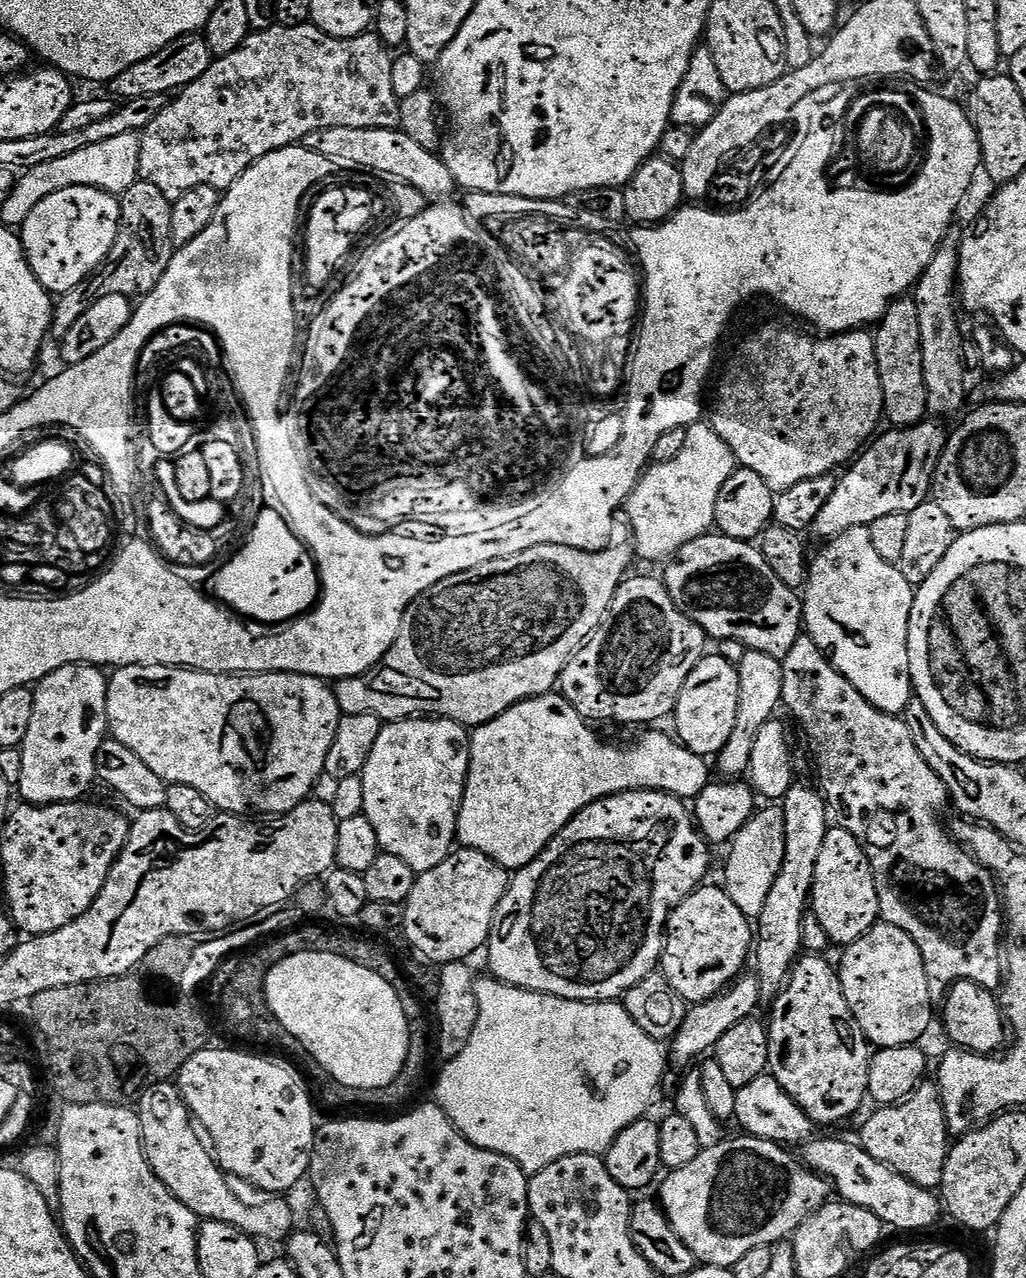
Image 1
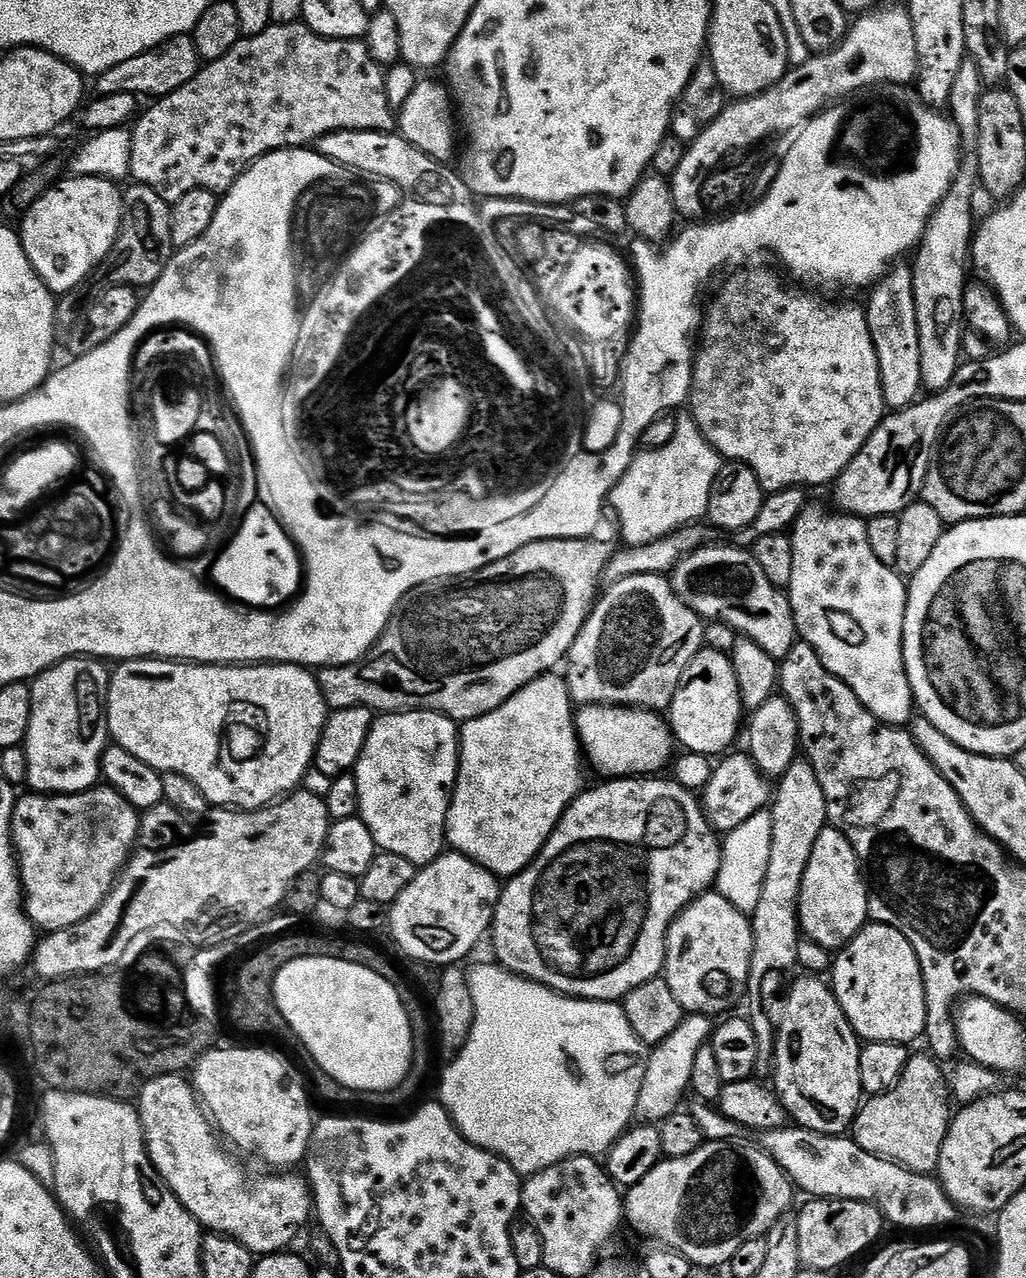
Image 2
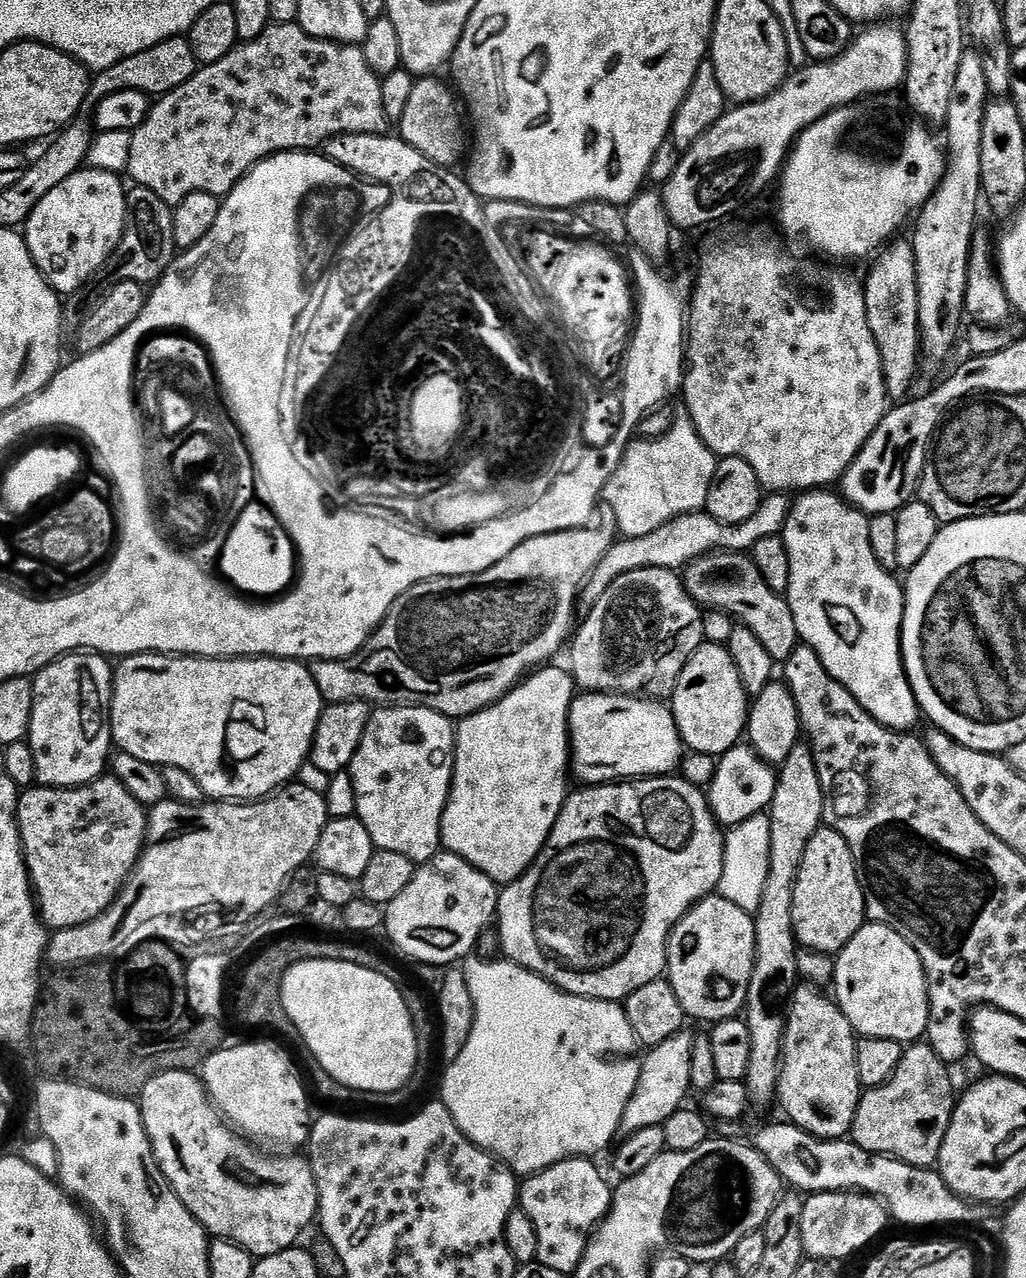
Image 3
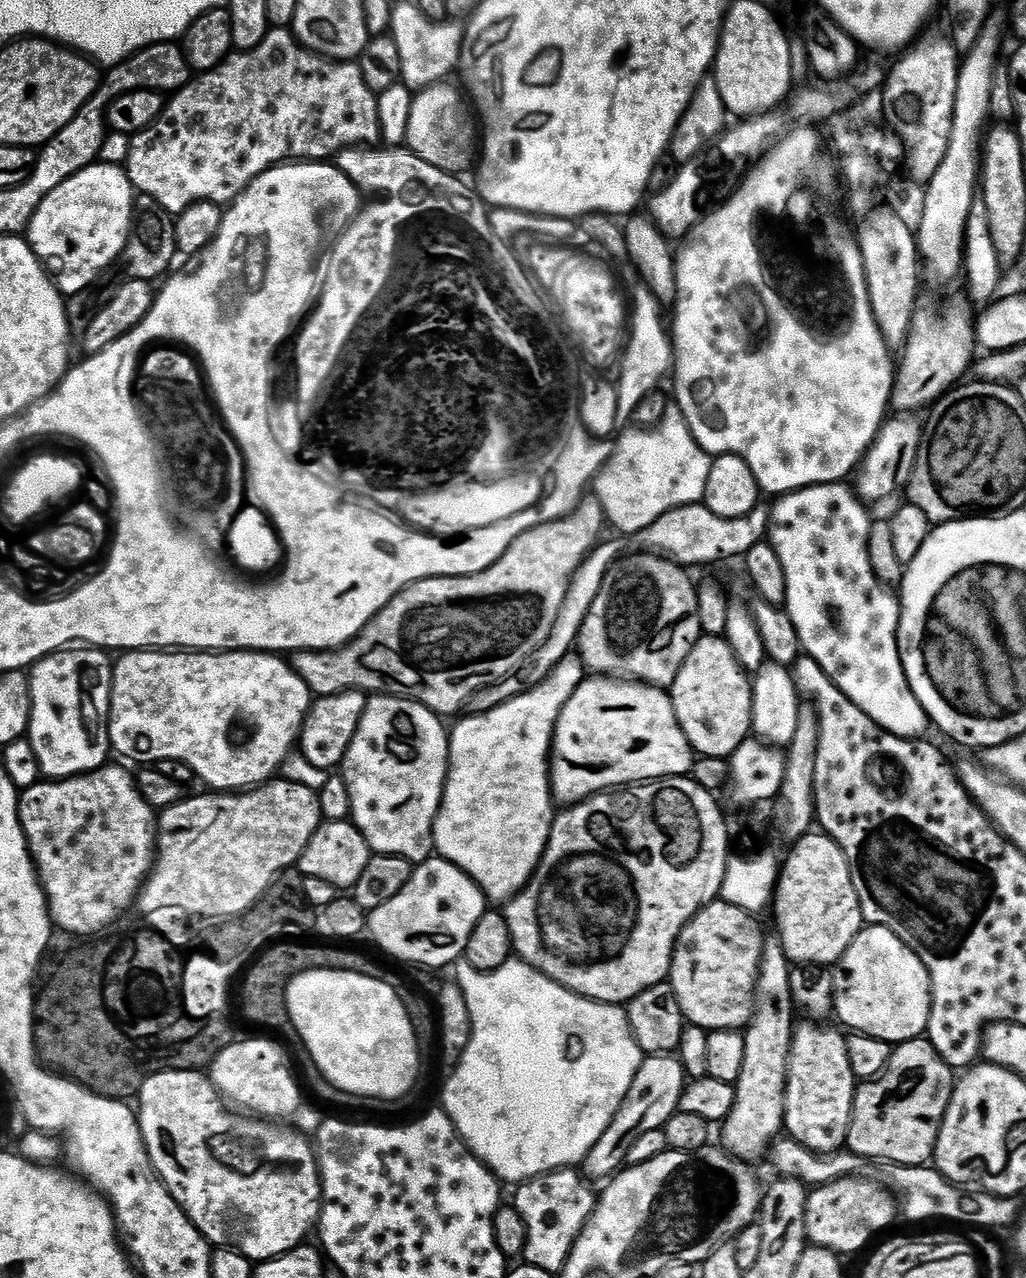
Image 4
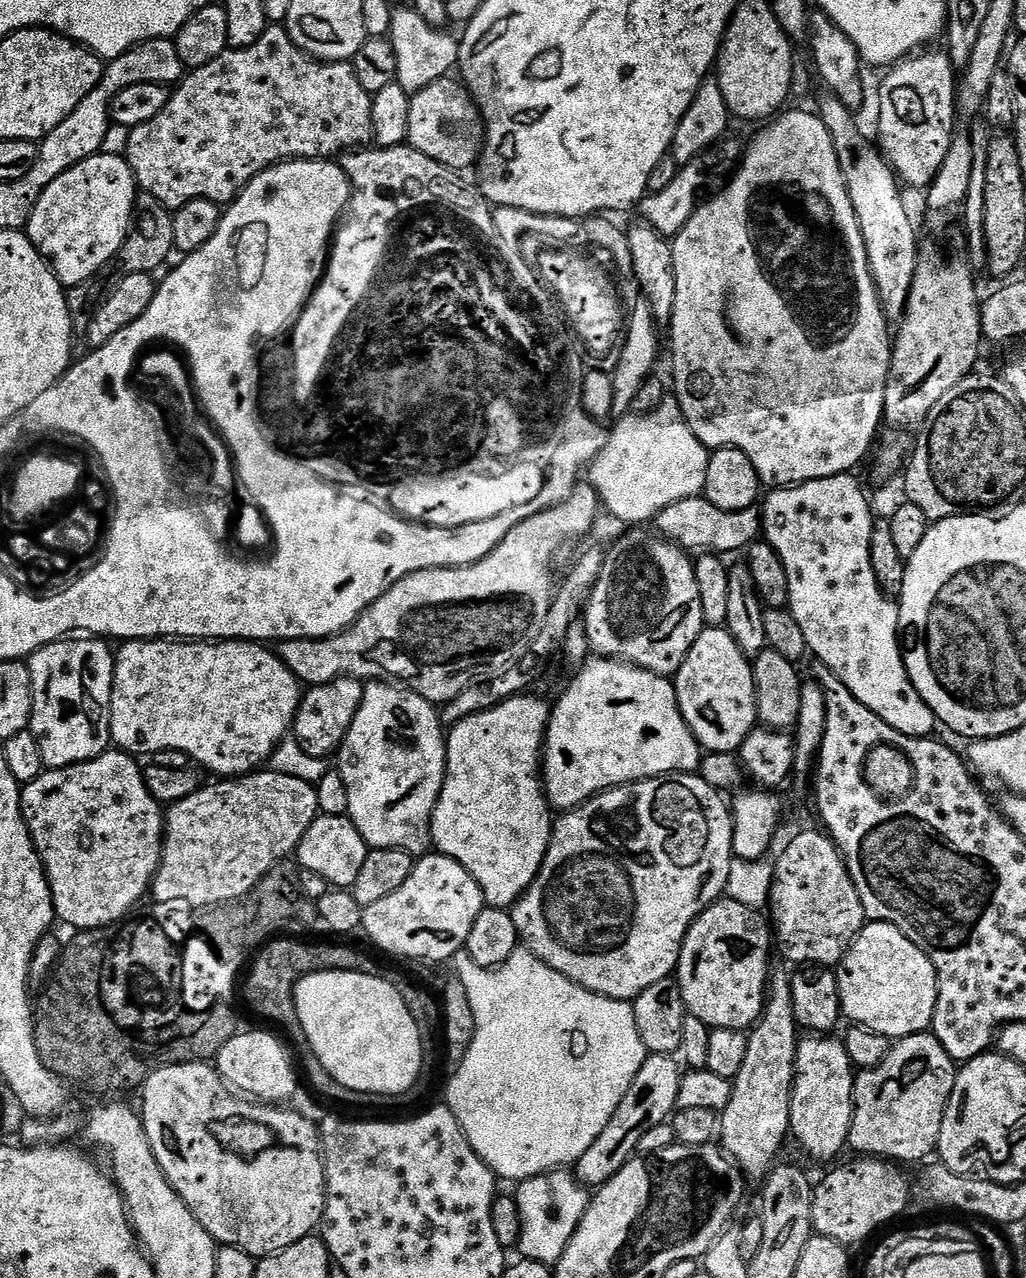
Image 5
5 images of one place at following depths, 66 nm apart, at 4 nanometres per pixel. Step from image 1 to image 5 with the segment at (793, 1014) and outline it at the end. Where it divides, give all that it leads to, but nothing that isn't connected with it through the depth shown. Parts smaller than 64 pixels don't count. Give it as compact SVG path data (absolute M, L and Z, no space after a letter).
M808 1034L803 1037L802 1042L797 1043L796 1046L796 1063L798 1065L796 1070L796 1077L792 1080L792 1123L790 1125L791 1135L796 1136L796 1140L813 1156L816 1160L832 1160L839 1154L843 1148L849 1147L848 1135L850 1134L850 1126L852 1125L852 1091L856 1089L856 1076L850 1058L846 1054L843 1043L839 1039L831 1040L833 1037L828 1034Z

